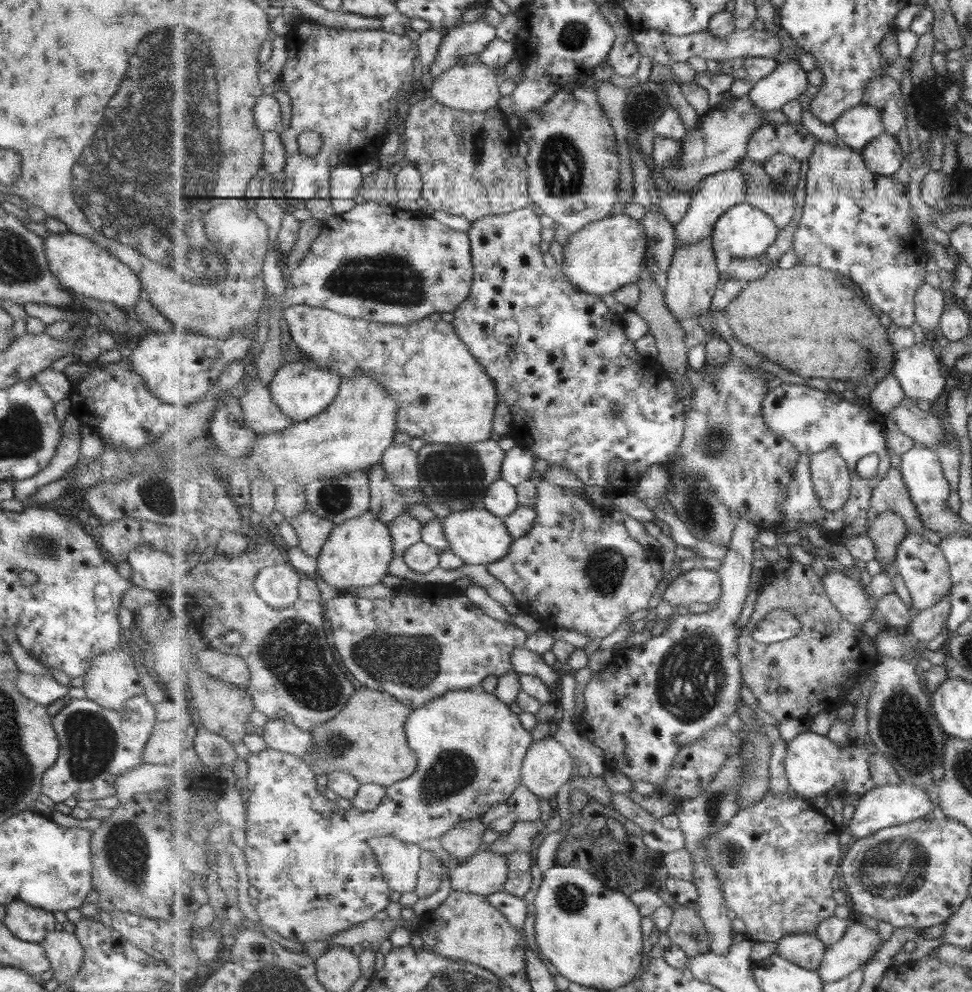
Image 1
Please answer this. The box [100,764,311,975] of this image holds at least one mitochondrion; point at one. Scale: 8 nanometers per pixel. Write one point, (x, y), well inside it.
(124, 845)

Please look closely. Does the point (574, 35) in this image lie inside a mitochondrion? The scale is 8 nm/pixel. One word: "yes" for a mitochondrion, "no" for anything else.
yes

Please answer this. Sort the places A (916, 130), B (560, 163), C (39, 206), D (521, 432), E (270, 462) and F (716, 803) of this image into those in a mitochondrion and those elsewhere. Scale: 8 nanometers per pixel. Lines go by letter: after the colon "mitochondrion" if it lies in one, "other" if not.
A: other
B: mitochondrion
C: other
D: other
E: other
F: mitochondrion

